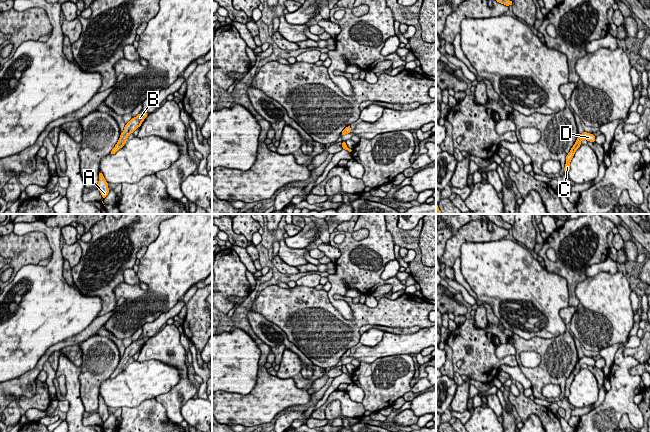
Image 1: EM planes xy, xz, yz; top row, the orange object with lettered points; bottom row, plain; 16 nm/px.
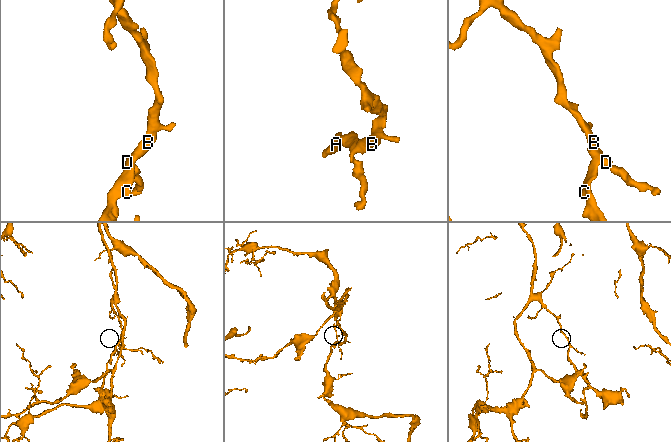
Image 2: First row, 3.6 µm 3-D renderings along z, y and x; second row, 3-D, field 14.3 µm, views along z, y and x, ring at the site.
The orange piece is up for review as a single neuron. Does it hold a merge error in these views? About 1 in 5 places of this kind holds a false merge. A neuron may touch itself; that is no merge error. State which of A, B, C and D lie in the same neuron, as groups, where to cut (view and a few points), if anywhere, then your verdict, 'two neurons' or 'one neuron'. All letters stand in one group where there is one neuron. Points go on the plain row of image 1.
A B C D; no cut; one neuron

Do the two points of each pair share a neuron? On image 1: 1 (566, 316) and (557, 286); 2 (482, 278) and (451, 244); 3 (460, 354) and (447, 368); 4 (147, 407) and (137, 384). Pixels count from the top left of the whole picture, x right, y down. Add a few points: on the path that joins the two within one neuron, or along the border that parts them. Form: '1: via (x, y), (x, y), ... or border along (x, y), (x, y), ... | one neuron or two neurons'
1: border along (568, 305), (560, 310), (560, 318), (565, 325) | two neurons
2: border along (481, 241), (465, 242), (459, 252) | two neurons
3: border along (451, 351), (452, 368), (454, 371) | two neurons
4: border along (154, 397), (143, 400), (137, 406), (122, 406) | two neurons

